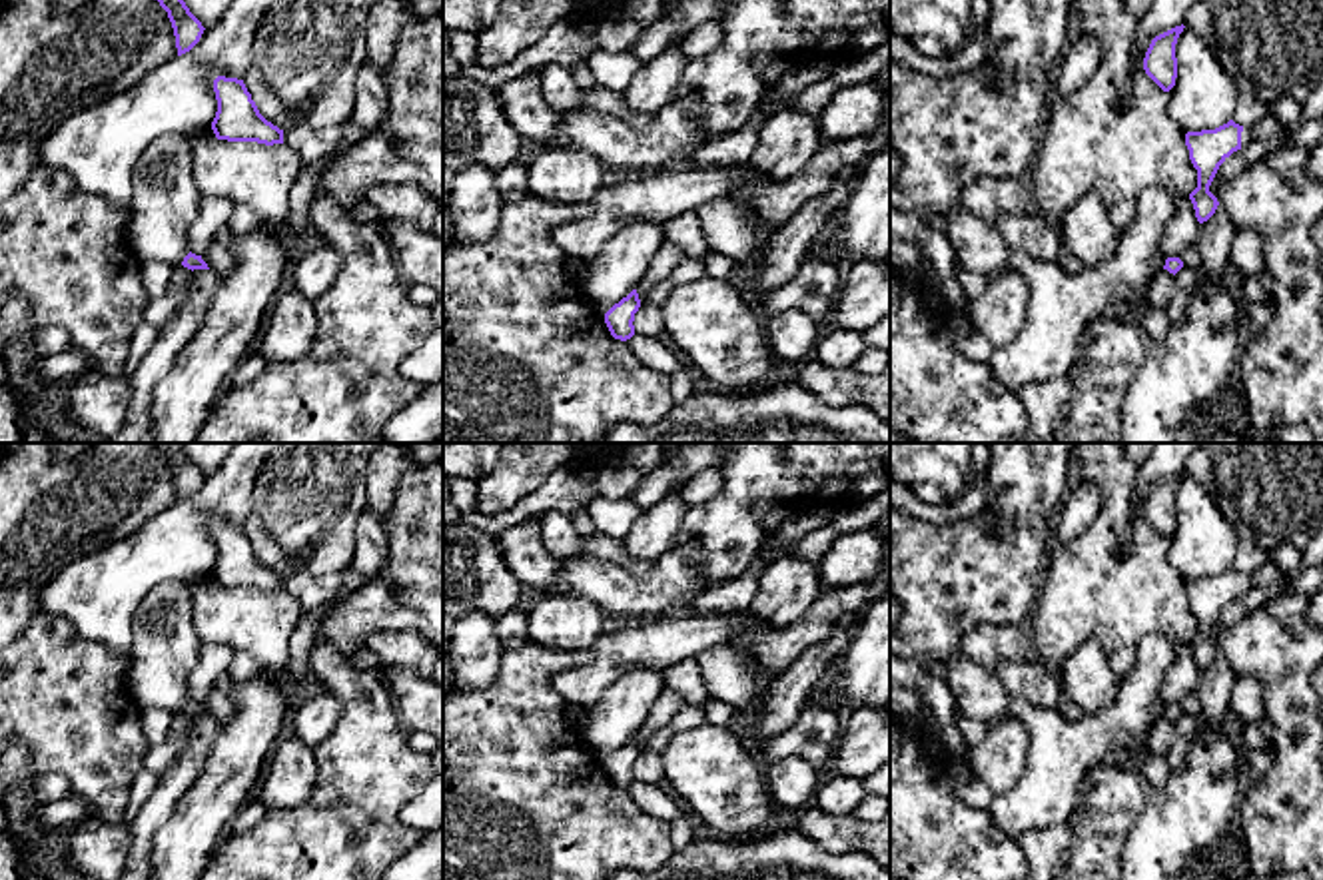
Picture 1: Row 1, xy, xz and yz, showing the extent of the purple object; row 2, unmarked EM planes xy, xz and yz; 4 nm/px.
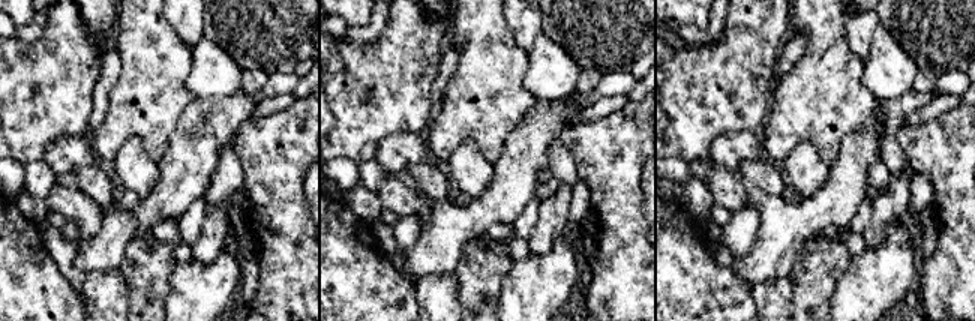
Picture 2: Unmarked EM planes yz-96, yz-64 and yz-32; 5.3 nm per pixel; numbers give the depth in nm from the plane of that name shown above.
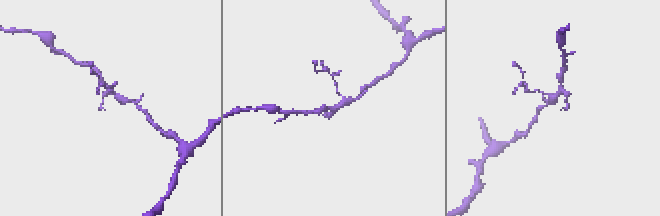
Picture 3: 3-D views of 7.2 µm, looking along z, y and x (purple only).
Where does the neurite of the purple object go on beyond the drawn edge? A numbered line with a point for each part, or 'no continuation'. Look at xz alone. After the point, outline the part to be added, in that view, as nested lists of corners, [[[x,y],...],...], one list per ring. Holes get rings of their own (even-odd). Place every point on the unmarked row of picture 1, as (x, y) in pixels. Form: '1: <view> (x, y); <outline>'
no continuation

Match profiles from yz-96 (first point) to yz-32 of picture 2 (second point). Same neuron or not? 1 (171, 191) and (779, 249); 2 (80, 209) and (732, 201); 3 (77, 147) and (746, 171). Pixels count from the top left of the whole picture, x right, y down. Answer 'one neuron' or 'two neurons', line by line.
1: one neuron
2: one neuron
3: two neurons

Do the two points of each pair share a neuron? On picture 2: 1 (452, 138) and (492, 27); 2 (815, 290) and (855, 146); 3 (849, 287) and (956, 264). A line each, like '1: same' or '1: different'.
1: same
2: different
3: different

